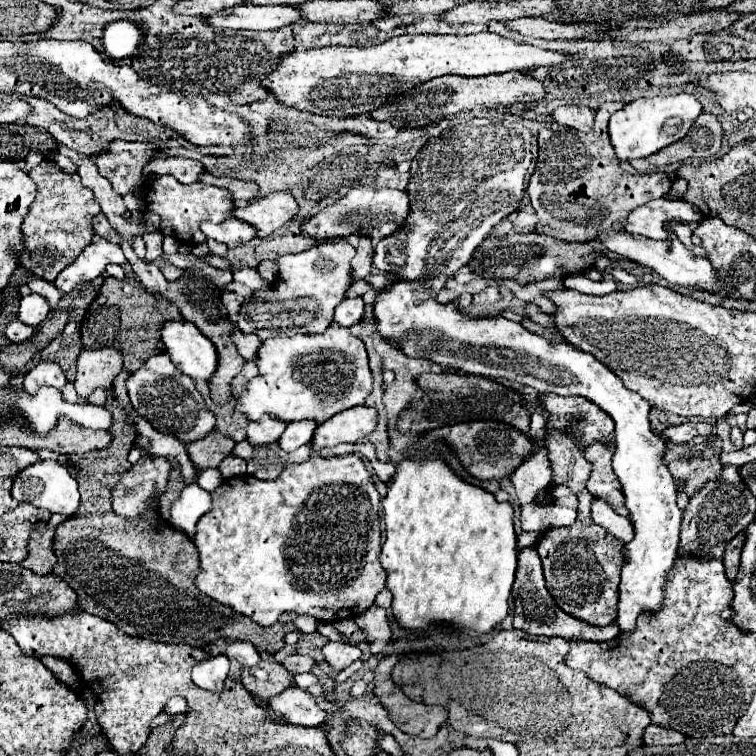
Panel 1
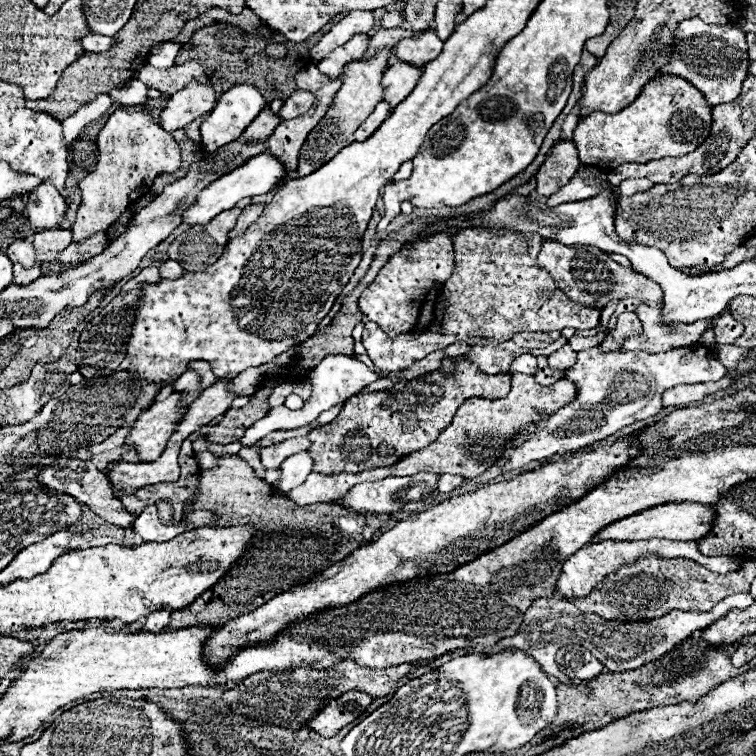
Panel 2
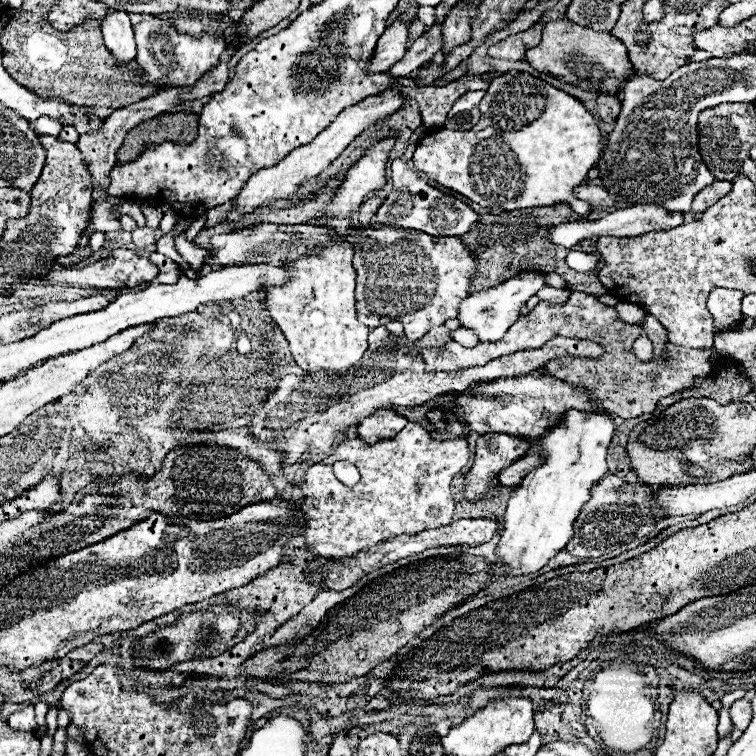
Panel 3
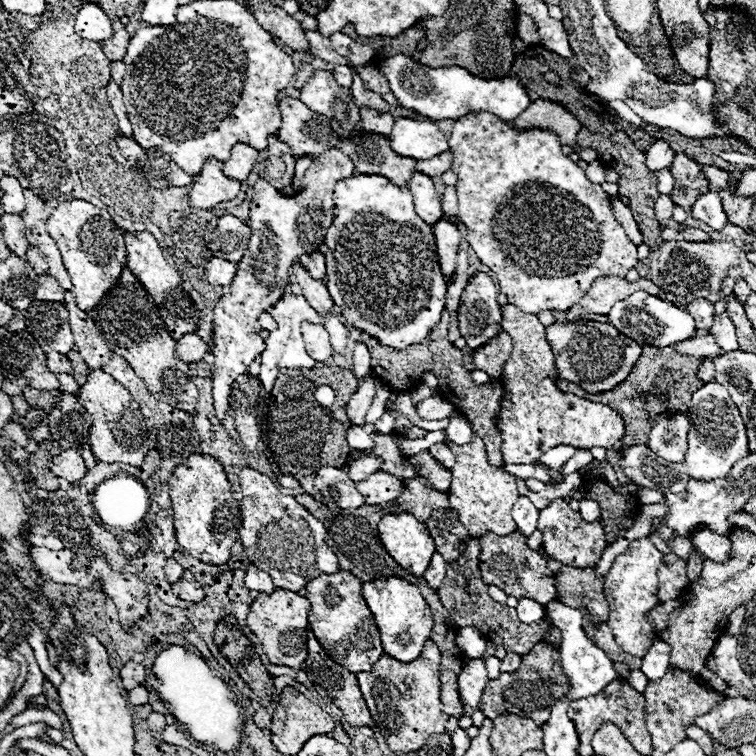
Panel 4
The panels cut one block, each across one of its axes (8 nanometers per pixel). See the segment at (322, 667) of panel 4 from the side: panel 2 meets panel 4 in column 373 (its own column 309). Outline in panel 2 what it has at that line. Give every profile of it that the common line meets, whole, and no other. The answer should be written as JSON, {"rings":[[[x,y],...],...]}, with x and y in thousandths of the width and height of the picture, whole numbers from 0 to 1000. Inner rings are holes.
{"rings":[[[474,913],[455,915],[452,921],[437,926],[434,931],[429,931],[421,939],[421,944],[415,944],[410,950],[407,960],[413,966],[418,966],[423,974],[437,976],[447,966],[452,966],[458,958],[471,952],[492,931],[492,926],[495,923],[484,915],[474,915]]]}

